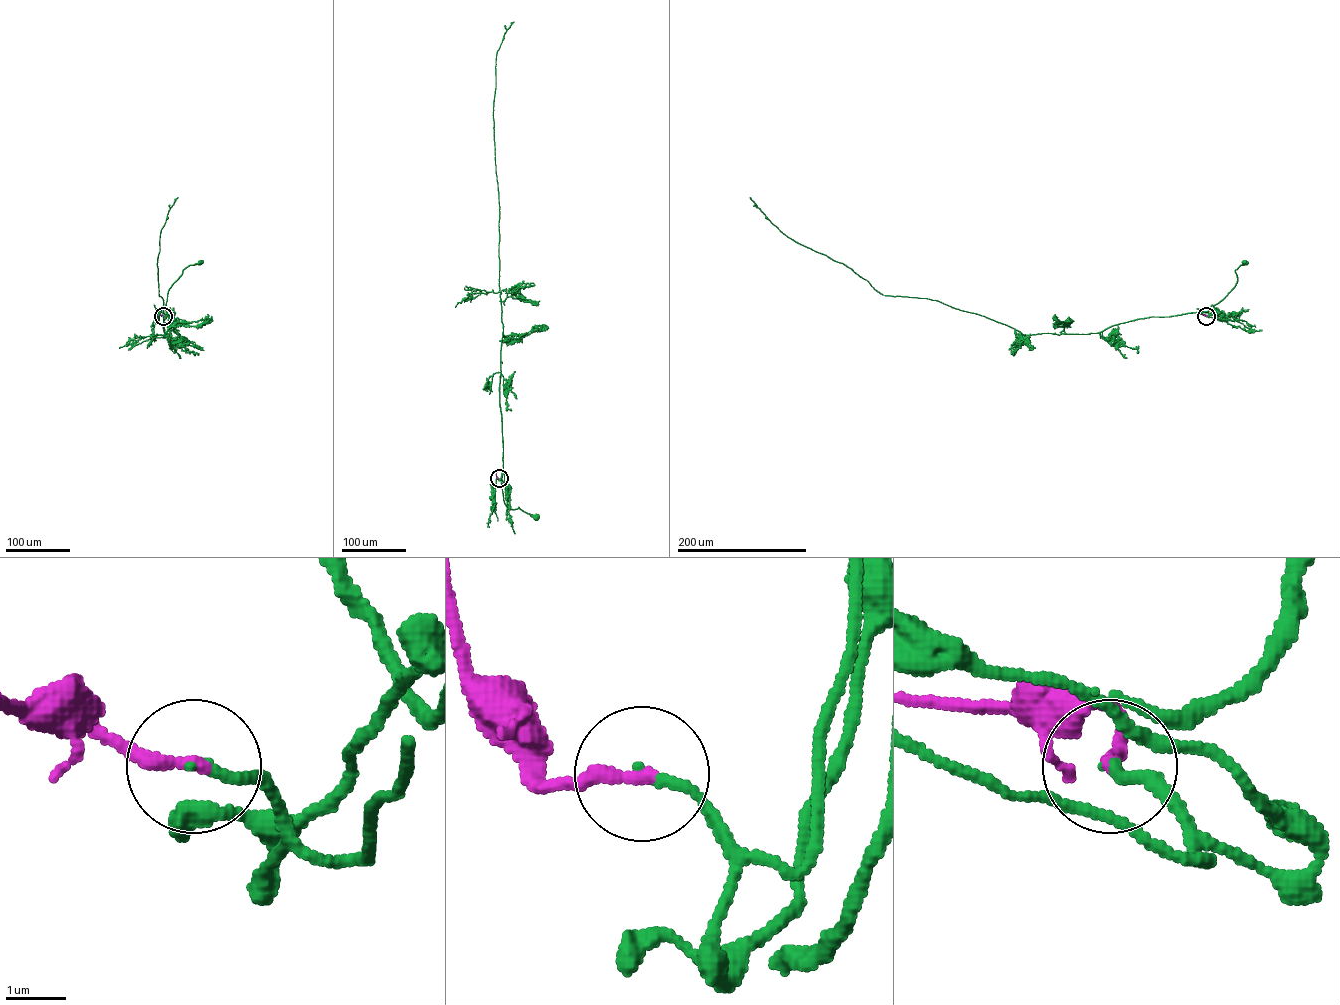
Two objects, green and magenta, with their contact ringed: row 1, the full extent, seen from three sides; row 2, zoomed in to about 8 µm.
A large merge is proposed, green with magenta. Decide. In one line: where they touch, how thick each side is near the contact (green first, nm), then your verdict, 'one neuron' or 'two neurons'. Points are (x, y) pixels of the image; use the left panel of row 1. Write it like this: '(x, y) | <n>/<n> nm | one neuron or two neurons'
(163, 316) | 130/280 nm | one neuron

